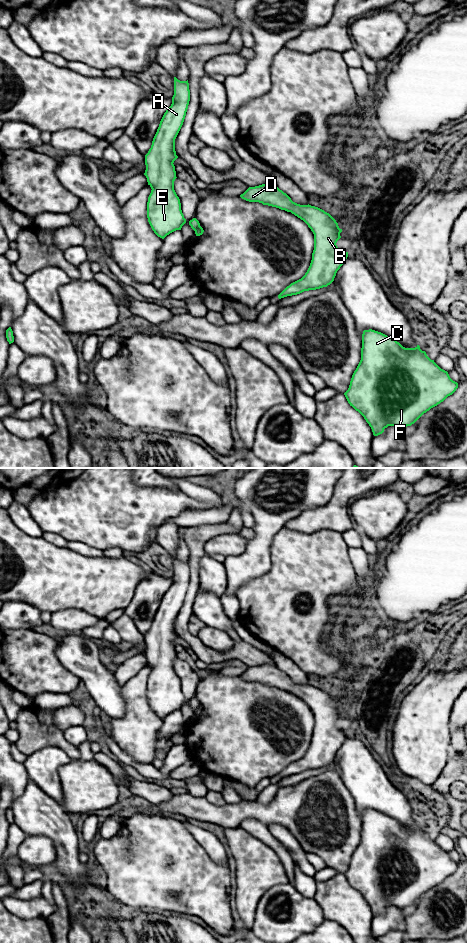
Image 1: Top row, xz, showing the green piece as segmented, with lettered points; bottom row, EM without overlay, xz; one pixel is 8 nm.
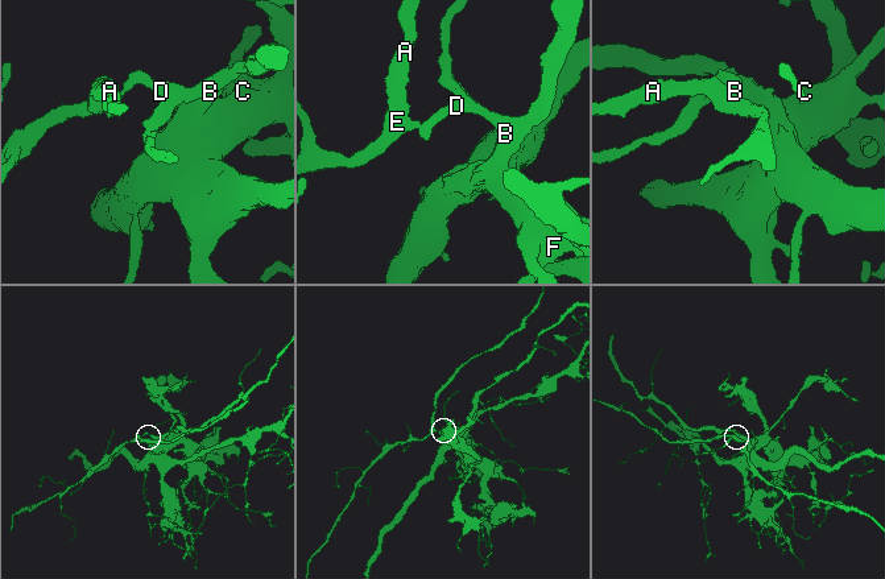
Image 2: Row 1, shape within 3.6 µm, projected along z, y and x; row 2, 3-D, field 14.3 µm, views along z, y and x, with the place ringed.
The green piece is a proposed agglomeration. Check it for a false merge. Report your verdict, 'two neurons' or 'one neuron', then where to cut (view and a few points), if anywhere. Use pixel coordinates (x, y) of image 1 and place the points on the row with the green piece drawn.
two neurons | xz (199, 225), (194, 230)

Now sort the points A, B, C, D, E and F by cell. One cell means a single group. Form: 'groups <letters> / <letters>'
groups A E / B C D F

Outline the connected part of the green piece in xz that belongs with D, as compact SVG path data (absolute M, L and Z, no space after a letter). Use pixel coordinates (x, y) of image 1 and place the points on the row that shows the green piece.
M272 184L249 187L240 197L249 202L259 202L291 212L303 220L314 234L314 250L307 272L301 279L287 286L278 295L279 299L327 287L334 281L348 252L340 250L336 245L342 229L329 213L309 204L293 202L286 193Z

